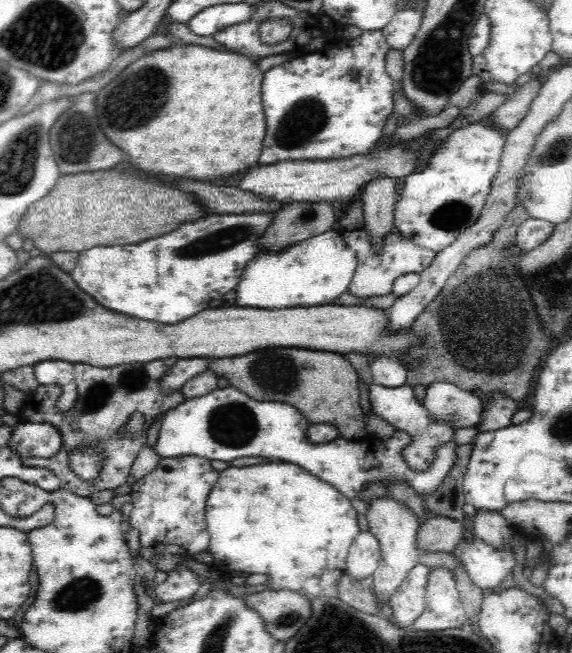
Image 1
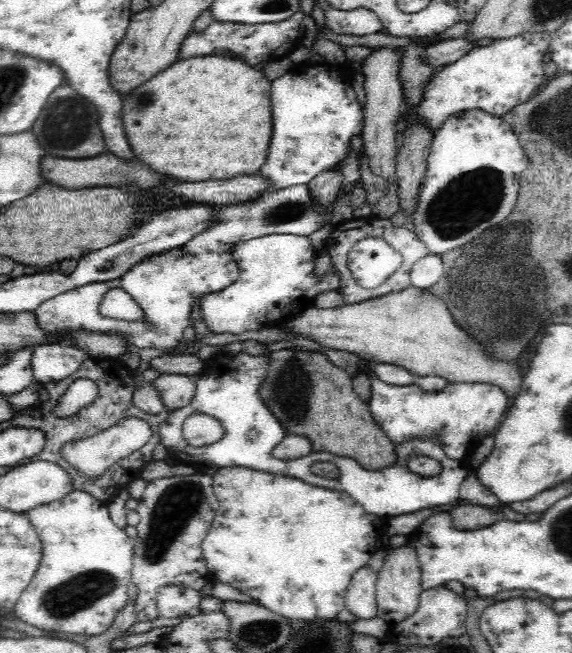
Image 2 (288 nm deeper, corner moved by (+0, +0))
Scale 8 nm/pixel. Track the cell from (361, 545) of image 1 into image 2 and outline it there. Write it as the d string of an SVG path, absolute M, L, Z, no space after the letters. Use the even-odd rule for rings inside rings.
M368 564L358 568L358 572L352 576L352 584L346 594L346 610L358 620L372 620L378 616L376 582L378 572L374 572L374 568L368 568Z

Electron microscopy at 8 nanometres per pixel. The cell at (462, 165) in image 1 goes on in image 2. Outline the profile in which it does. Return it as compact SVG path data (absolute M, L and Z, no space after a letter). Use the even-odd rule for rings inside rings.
M466 110L448 118L448 122L444 122L444 126L434 132L428 156L428 172L416 196L418 204L410 214L414 234L428 246L432 254L444 256L446 252L452 252L454 248L472 242L488 228L500 226L504 220L508 220L516 206L516 198L520 192L520 176L528 166L530 162L524 154L524 148L520 146L512 128L502 118L494 118L480 110Z

